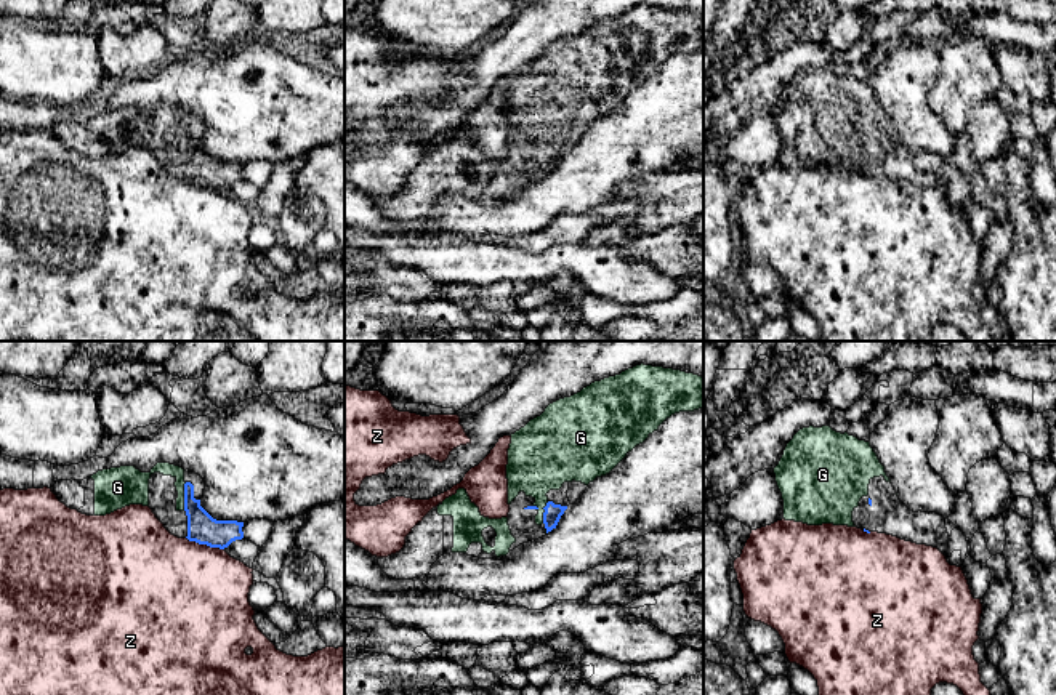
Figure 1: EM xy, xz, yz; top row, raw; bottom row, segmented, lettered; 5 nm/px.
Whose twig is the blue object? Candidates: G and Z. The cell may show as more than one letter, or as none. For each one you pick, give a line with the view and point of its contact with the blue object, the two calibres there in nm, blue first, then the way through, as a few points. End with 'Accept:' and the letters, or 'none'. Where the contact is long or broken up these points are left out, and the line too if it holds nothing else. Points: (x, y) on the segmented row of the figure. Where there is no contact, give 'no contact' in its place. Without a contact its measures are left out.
G: xy (185, 497) | 150/130 nm
Accept: G

